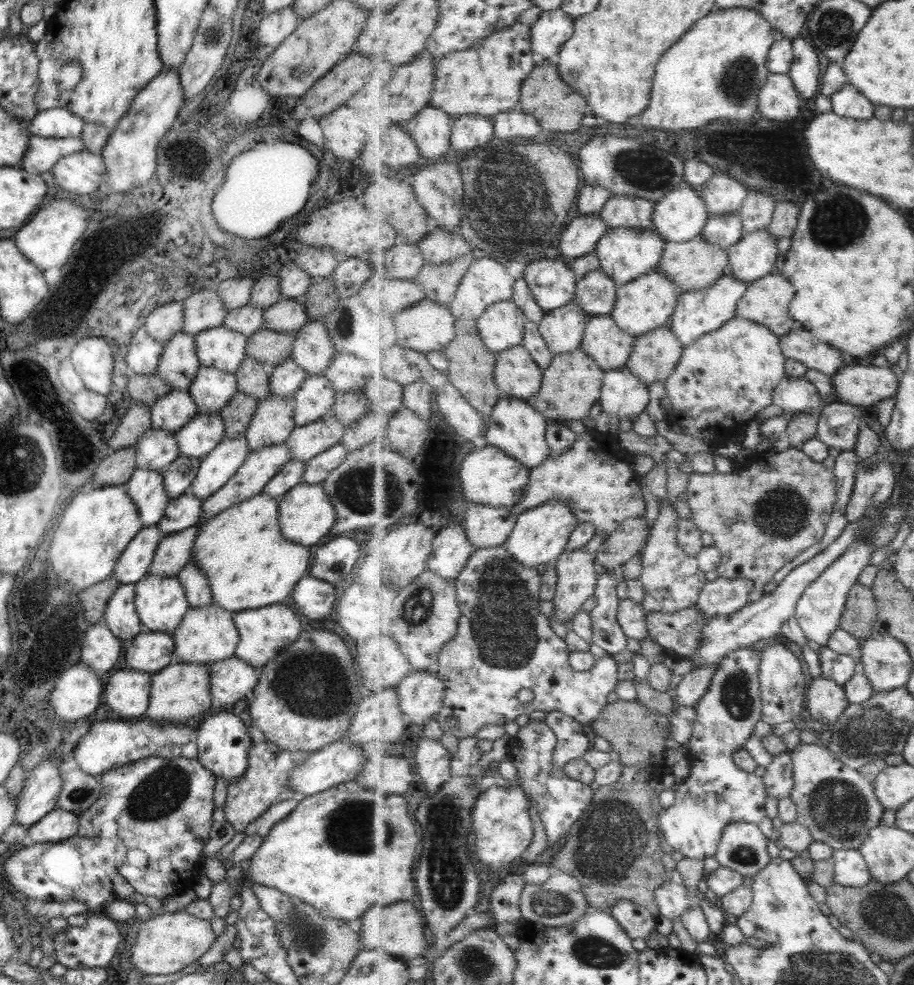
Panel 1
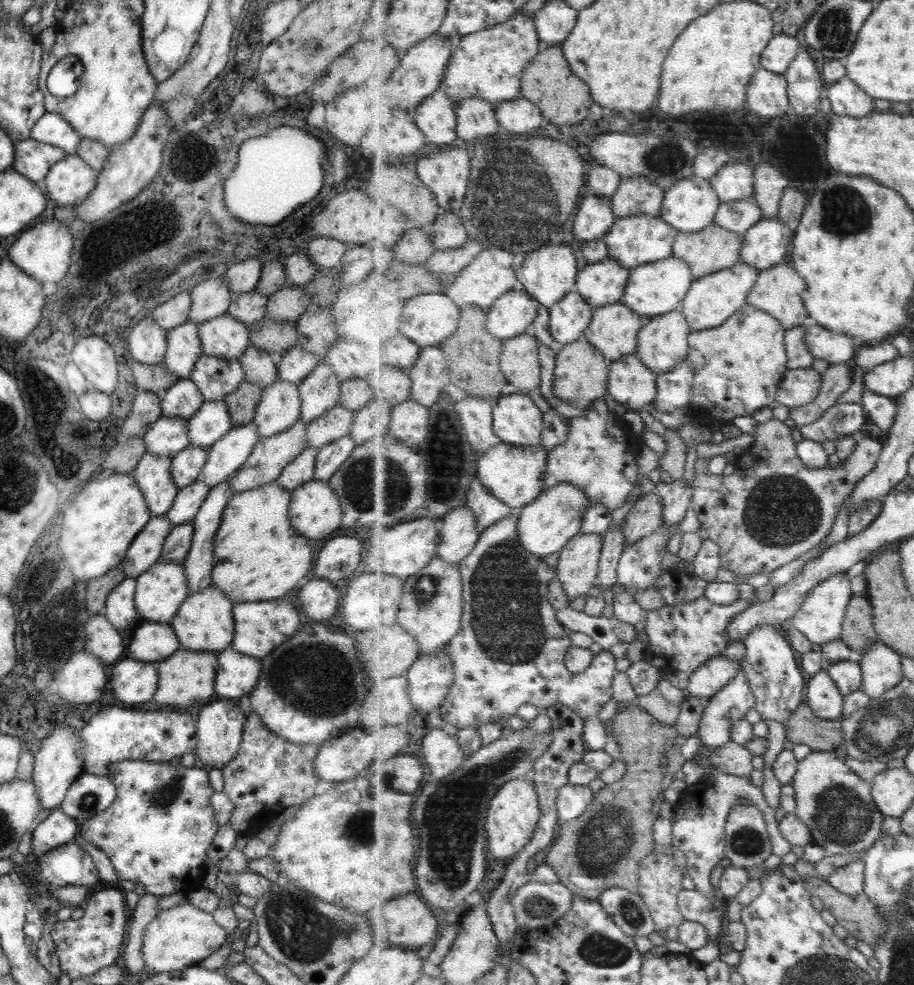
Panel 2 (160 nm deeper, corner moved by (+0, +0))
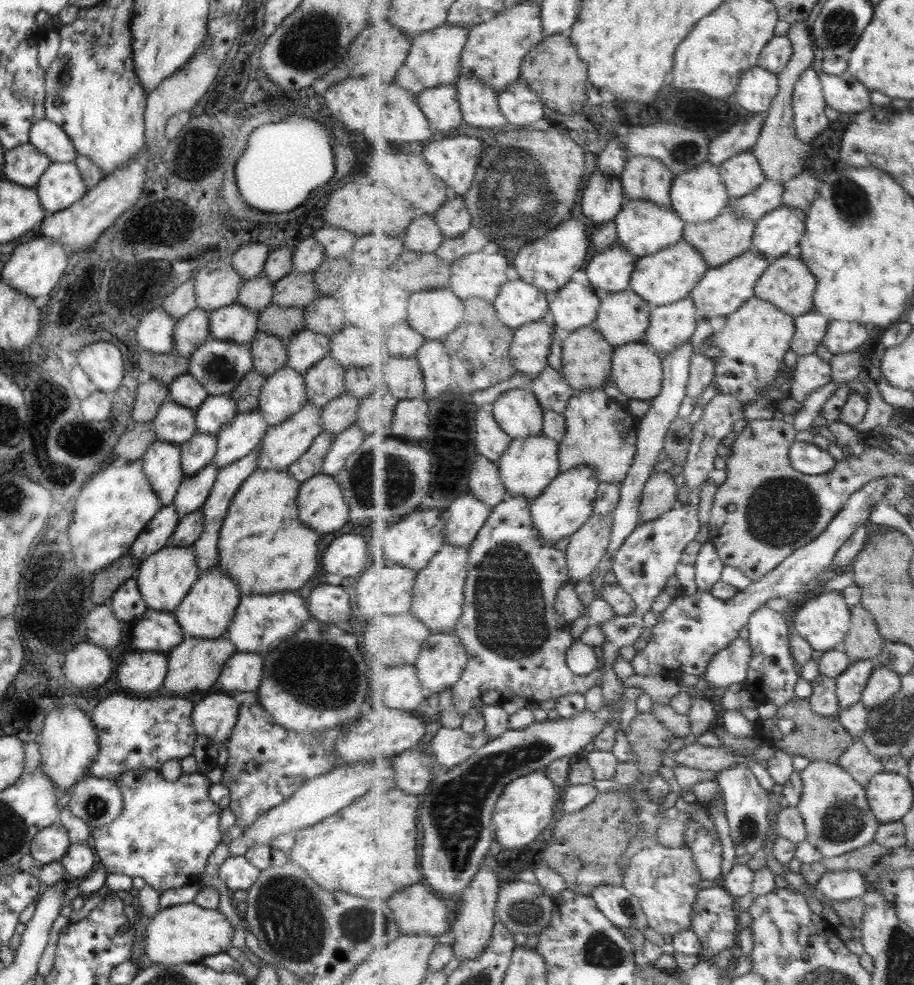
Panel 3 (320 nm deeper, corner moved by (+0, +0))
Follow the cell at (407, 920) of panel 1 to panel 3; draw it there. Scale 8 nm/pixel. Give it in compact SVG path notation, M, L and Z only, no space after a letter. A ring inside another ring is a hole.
M418 882L406 886L395 893L388 904L396 915L402 935L425 934L438 937L449 928L449 908L445 900L441 900L427 884Z

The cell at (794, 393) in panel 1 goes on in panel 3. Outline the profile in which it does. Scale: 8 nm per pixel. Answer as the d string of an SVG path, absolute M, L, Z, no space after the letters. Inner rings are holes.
M817 353L799 356L789 396L801 403L813 390L832 382L832 366Z

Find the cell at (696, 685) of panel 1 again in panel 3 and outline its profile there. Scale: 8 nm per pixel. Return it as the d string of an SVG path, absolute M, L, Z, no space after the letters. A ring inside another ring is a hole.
M736 638L731 646L720 650L708 664L706 673L708 687L725 690L731 684L745 683L752 657L749 639Z

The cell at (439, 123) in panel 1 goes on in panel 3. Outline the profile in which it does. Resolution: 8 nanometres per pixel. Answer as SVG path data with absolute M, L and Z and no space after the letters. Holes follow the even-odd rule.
M445 85L437 87L436 89L425 89L423 93L417 95L416 101L420 106L421 110L424 110L424 113L427 115L429 124L434 124L435 128L439 130L445 130L445 132L451 132L455 128L467 128L471 136L471 132L477 132L477 128L469 128L469 124L464 120L464 114L461 108L458 88L454 85Z

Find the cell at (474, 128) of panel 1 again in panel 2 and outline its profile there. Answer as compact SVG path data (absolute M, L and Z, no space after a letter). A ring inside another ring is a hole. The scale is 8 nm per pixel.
M467 97L456 107L457 132L463 140L475 140L495 134L501 124L497 120L496 107L492 102L479 97Z

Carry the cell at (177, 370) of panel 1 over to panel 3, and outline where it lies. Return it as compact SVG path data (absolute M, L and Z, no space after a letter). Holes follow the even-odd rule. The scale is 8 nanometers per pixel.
M195 307L180 319L173 327L174 350L178 355L189 358L190 354L209 338L209 311Z

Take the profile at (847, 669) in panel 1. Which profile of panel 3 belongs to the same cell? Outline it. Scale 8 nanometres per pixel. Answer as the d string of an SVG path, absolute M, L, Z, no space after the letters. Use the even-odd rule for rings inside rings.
M859 659L840 674L837 679L837 694L840 698L840 713L851 709L862 700L868 680L873 674L876 663L872 659Z

